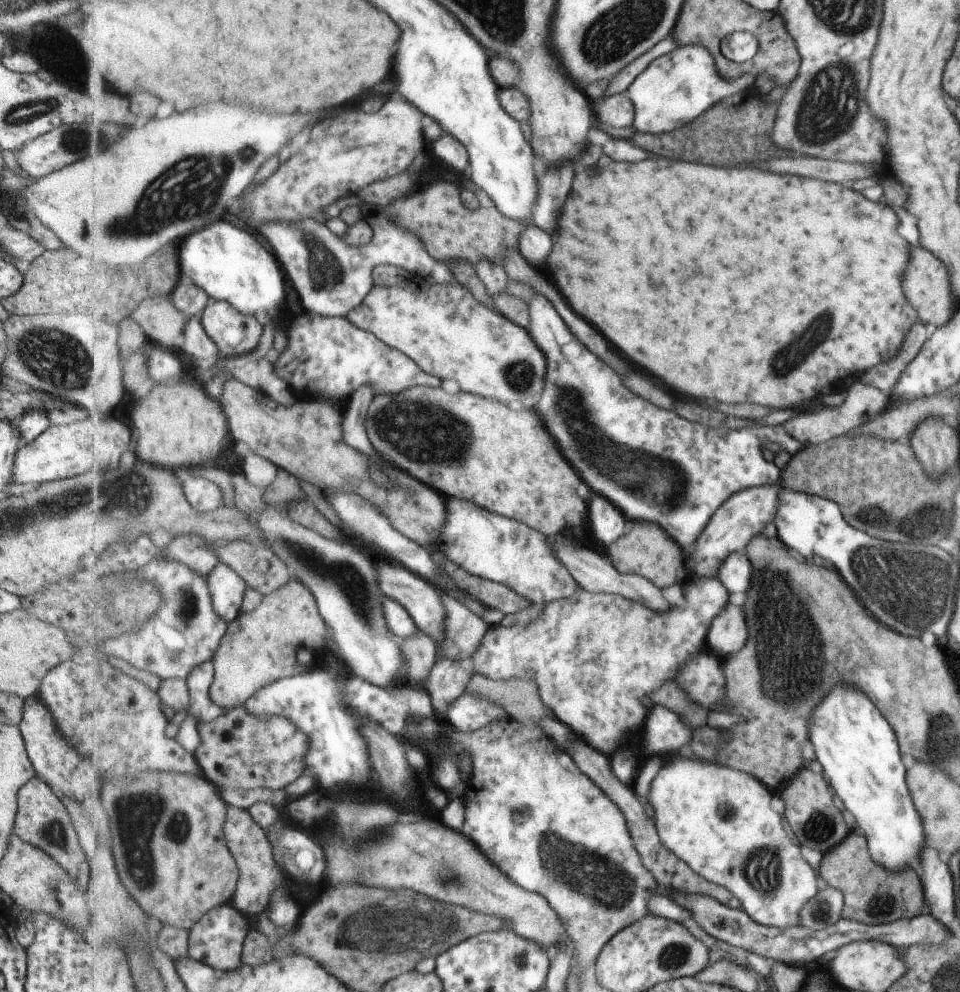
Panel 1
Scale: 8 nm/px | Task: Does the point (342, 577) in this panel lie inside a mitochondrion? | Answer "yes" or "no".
yes

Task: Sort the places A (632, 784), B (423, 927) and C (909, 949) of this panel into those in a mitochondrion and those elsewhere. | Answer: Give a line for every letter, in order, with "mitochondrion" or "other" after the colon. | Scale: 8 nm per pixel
A: other
B: mitochondrion
C: other

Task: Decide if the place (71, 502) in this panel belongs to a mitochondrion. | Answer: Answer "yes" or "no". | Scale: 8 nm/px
yes

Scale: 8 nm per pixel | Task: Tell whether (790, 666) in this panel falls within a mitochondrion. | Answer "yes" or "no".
yes

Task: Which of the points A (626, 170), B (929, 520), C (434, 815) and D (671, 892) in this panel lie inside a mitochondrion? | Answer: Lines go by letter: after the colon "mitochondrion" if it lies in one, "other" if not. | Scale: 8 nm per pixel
A: other
B: mitochondrion
C: other
D: other

